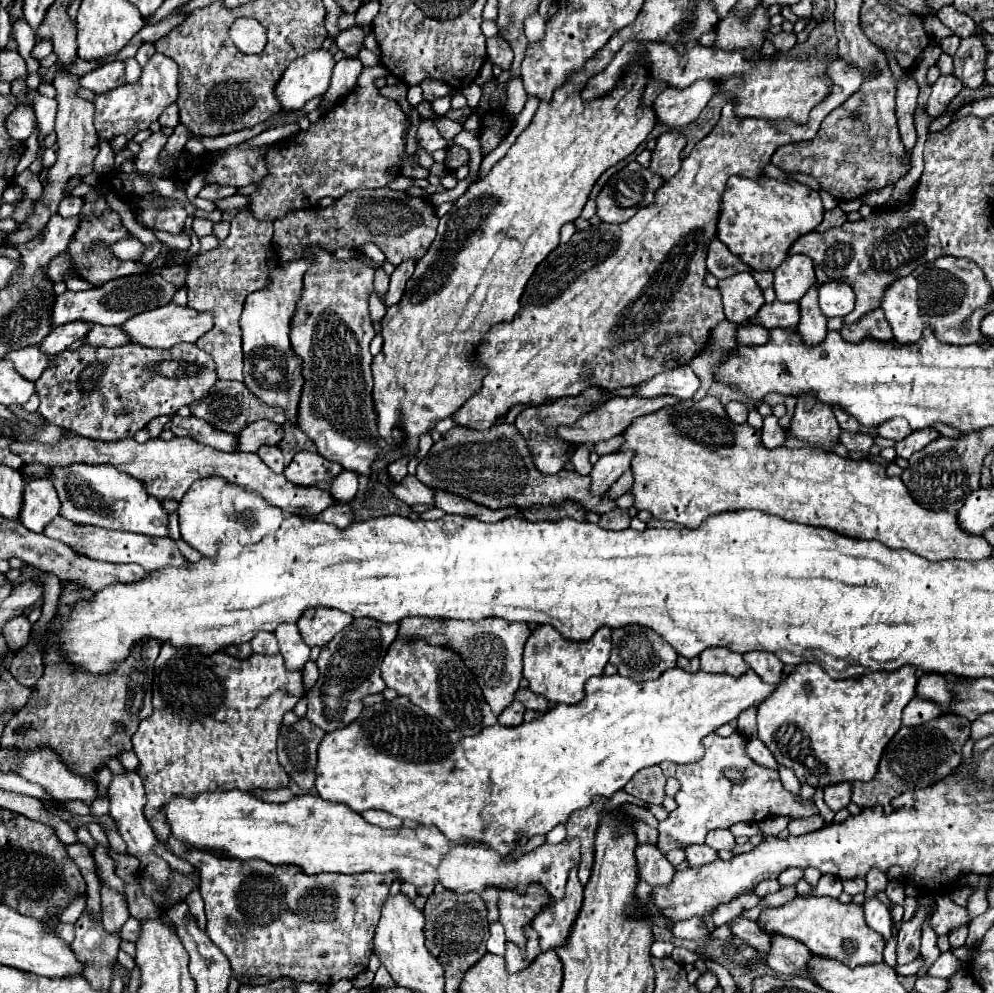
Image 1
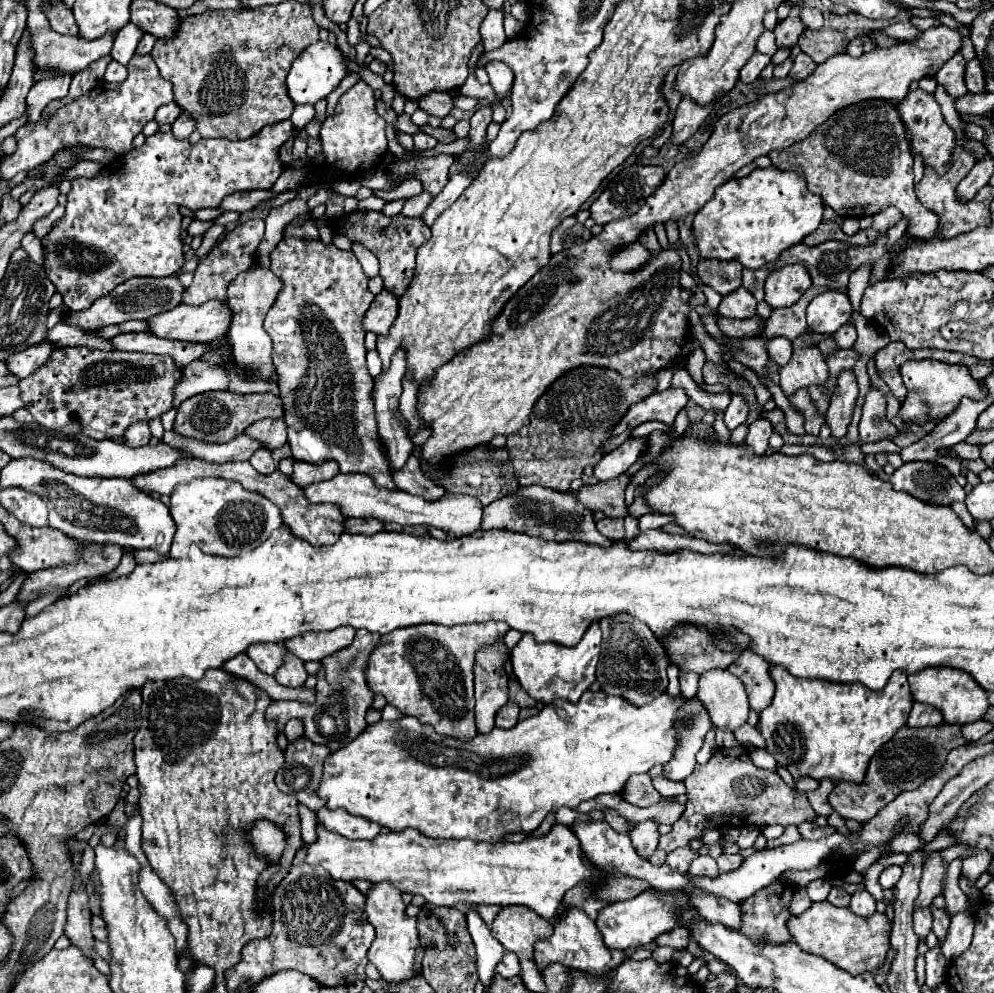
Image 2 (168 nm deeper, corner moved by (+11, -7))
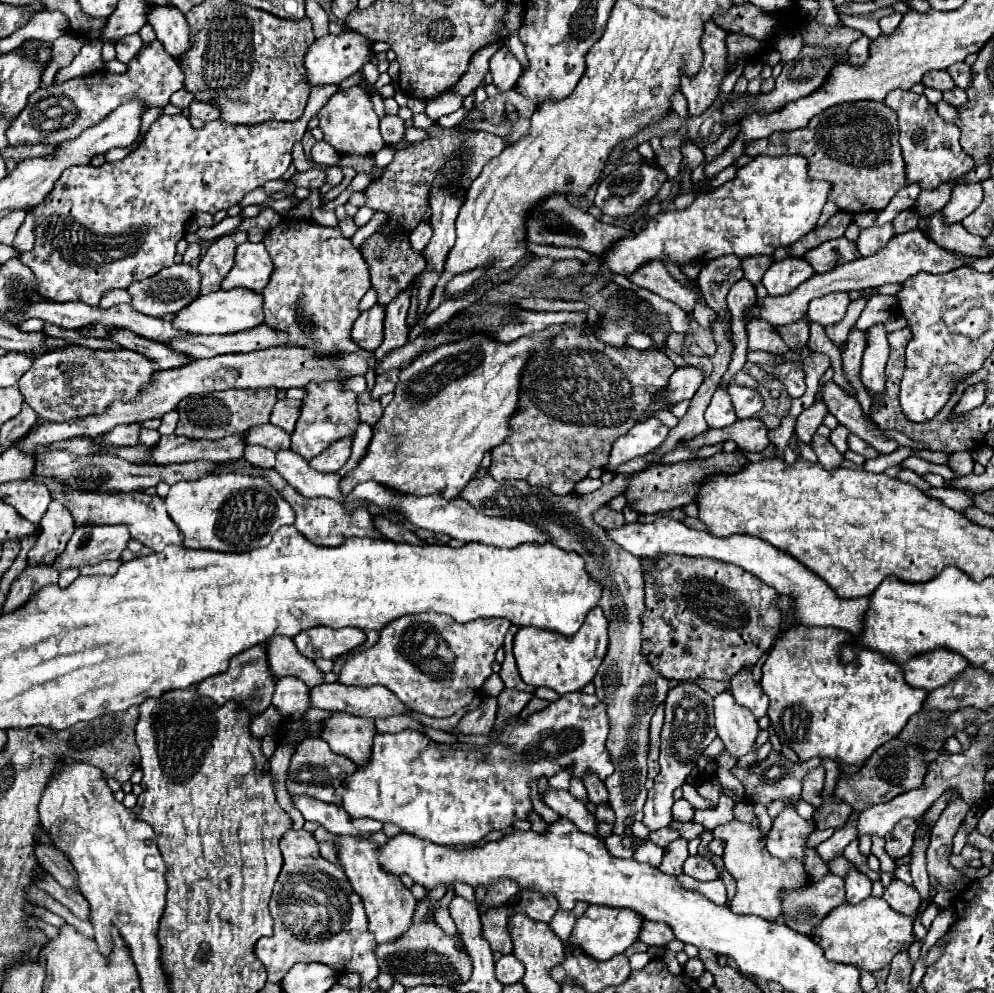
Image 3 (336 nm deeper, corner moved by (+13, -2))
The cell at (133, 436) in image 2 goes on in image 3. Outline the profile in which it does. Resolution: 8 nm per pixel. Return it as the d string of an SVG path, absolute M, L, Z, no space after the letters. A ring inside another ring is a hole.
M132 423L132 425L120 425L114 427L112 431L108 431L102 439L104 447L132 447L138 443L138 433L140 433L140 425Z

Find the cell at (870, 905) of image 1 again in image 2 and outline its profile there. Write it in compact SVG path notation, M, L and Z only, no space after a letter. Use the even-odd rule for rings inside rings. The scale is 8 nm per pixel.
M860 890L852 896L850 910L862 918L870 918L876 912L876 900L866 890Z

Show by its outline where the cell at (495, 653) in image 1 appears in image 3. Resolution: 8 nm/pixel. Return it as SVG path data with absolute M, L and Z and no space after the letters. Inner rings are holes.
M484 695L482 701L484 703L480 709L466 713L466 717L458 721L458 725L452 729L454 735L460 735L460 733L462 735L490 735L492 733L498 703L496 703L496 697L488 697L488 695Z

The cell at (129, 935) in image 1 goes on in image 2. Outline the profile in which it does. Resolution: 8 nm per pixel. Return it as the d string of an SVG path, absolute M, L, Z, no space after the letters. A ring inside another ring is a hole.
M94 916L92 918L92 934L96 940L100 942L108 942L108 930L106 930L106 924L100 916Z

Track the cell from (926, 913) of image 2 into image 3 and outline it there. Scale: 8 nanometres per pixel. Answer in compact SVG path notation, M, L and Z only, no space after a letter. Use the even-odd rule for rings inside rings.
M894 879L886 889L884 889L884 895L886 903L904 913L904 915L918 915L918 907L920 907L920 895L918 891L912 887L912 885L906 885L904 881L900 879Z

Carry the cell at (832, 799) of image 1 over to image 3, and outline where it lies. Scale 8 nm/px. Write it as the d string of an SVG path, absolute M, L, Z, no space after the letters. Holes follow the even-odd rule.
M816 767L816 769L810 769L806 773L806 777L802 779L802 799L814 807L820 807L822 805L822 787L824 787L824 767Z

